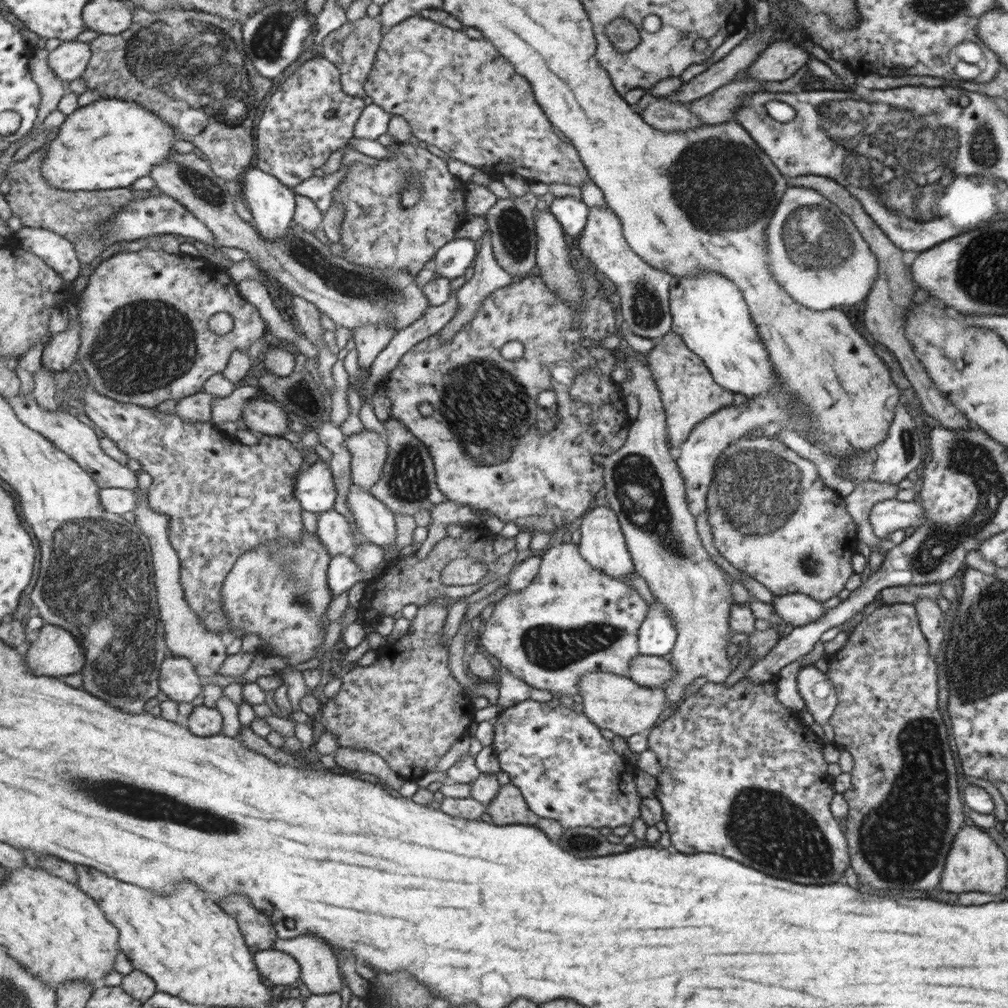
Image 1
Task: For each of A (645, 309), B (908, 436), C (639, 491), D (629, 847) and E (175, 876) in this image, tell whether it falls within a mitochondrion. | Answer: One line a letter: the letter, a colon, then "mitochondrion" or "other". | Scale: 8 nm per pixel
A: mitochondrion
B: mitochondrion
C: mitochondrion
D: other
E: other

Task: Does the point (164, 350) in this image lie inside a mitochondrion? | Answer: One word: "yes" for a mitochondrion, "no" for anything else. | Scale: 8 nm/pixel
yes

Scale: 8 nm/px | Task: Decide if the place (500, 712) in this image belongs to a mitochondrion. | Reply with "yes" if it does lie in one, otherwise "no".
no

